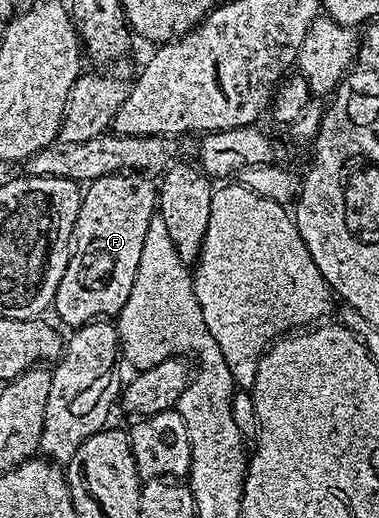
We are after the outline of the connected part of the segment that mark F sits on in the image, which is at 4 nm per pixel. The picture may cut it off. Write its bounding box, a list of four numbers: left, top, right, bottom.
[54,173,158,329]

